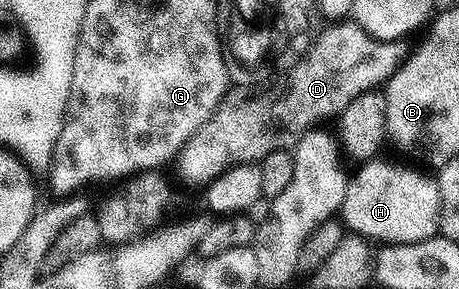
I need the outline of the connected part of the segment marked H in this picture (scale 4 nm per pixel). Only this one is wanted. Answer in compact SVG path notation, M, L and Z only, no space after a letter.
M382 158L368 159L360 168L357 176L355 175L348 181L345 200L343 201L343 207L340 210L340 217L343 224L356 235L365 237L366 239L377 240L376 242L381 244L395 245L397 243L417 243L423 239L429 239L436 237L439 229L439 217L440 217L440 190L439 183L436 177L431 177L423 172L419 172L413 168L407 166L401 166L387 160L381 160Z

